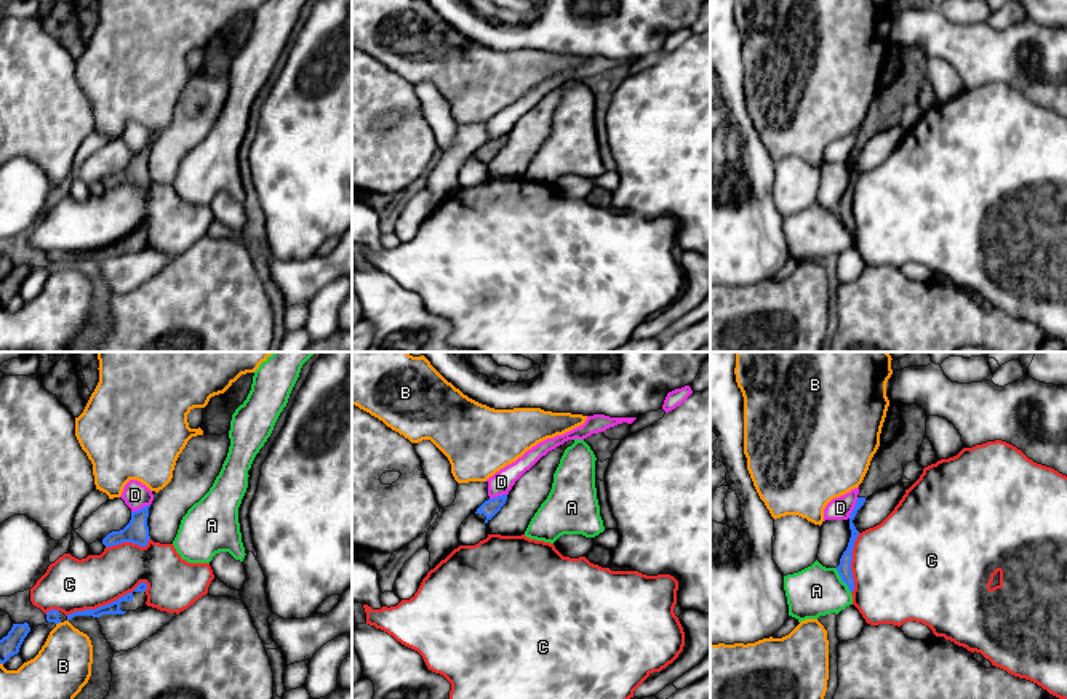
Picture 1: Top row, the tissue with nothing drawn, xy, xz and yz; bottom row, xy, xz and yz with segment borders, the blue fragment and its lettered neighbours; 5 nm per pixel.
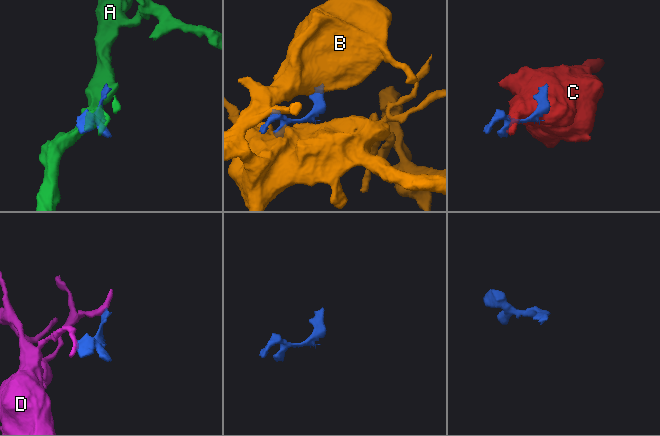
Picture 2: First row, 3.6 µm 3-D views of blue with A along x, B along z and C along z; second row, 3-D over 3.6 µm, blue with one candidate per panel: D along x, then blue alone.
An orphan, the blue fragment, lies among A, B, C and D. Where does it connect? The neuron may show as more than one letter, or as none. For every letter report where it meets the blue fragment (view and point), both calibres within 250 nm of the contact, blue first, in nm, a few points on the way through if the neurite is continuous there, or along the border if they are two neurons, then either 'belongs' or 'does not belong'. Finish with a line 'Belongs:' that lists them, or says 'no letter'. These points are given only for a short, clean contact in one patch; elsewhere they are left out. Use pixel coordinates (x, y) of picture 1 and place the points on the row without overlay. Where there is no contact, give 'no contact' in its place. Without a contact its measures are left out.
A: meets blue in yz at (842, 221); 70 nm thick on the blue side, 260 nm on the other; does not belong
B: meets blue in xy at (58, 264); 60 nm thick on the blue side, 280 nm on the other; does not belong
C: meets blue in xy at (106, 247); 60 nm thick on the blue side, 280 nm on the other; does not belong
D: meets blue in yz at (855, 149); 50 nm thick on the blue side, 110 nm on the other; border along yz (858, 139), (848, 159); does not belong
Belongs: no letter

